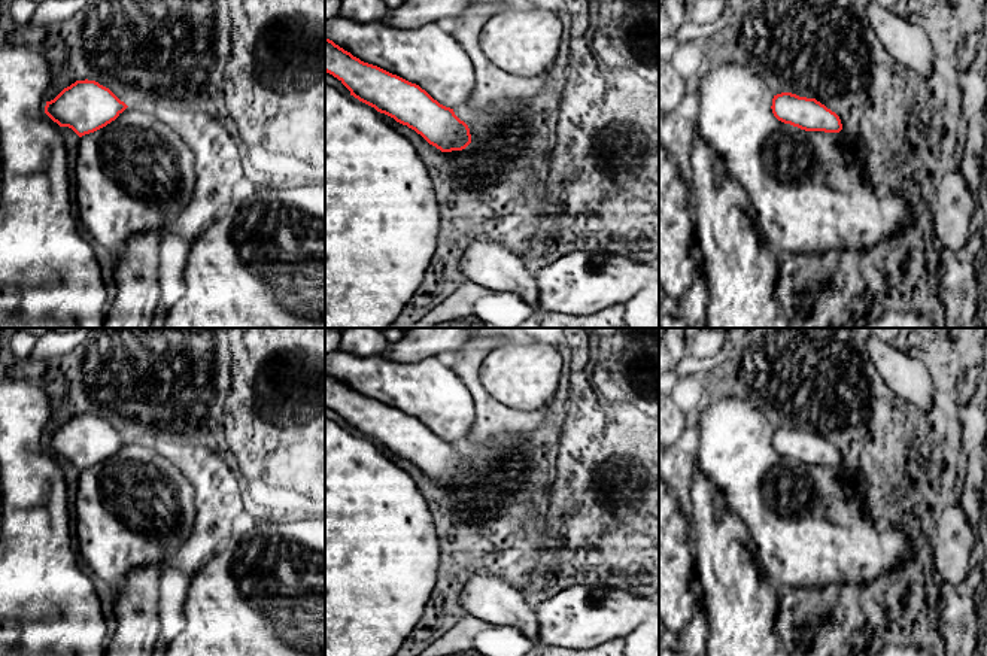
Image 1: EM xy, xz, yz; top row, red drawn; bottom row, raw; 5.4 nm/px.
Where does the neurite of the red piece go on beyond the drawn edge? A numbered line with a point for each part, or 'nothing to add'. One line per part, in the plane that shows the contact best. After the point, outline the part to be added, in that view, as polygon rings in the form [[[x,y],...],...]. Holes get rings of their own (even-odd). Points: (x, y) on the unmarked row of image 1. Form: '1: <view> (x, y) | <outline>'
1: xz (427, 389) | [[[335,349],[325,355],[325,371],[361,395],[419,419],[446,441],[456,443],[471,434],[473,397],[437,356],[401,364]]]

